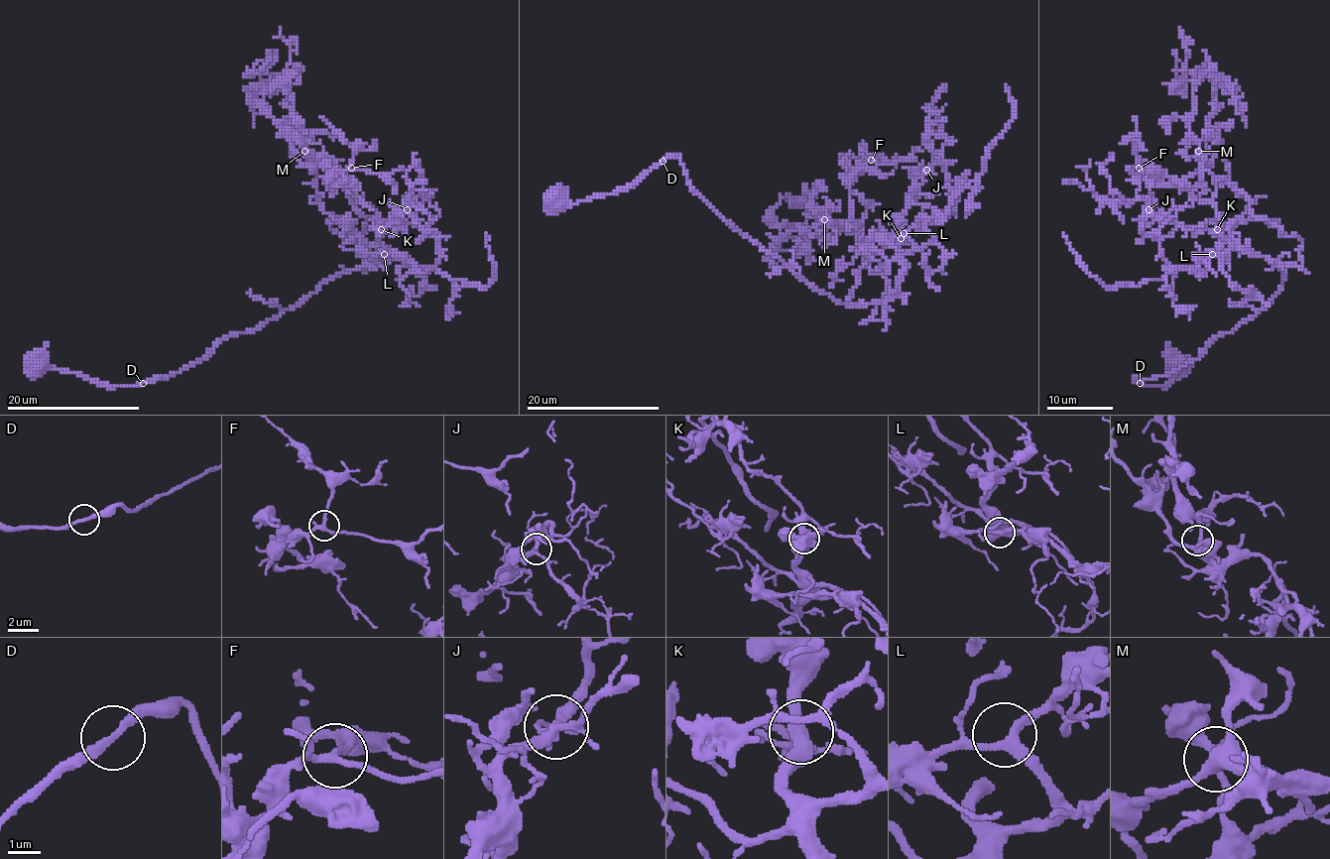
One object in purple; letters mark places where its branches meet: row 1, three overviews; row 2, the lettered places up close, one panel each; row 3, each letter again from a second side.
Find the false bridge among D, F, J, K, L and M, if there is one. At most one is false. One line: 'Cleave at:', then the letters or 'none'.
Cleave at: none

